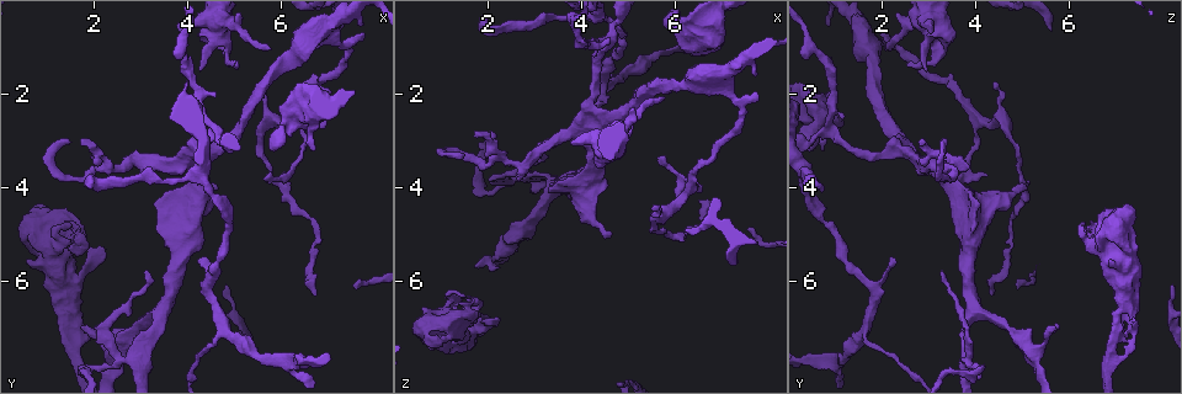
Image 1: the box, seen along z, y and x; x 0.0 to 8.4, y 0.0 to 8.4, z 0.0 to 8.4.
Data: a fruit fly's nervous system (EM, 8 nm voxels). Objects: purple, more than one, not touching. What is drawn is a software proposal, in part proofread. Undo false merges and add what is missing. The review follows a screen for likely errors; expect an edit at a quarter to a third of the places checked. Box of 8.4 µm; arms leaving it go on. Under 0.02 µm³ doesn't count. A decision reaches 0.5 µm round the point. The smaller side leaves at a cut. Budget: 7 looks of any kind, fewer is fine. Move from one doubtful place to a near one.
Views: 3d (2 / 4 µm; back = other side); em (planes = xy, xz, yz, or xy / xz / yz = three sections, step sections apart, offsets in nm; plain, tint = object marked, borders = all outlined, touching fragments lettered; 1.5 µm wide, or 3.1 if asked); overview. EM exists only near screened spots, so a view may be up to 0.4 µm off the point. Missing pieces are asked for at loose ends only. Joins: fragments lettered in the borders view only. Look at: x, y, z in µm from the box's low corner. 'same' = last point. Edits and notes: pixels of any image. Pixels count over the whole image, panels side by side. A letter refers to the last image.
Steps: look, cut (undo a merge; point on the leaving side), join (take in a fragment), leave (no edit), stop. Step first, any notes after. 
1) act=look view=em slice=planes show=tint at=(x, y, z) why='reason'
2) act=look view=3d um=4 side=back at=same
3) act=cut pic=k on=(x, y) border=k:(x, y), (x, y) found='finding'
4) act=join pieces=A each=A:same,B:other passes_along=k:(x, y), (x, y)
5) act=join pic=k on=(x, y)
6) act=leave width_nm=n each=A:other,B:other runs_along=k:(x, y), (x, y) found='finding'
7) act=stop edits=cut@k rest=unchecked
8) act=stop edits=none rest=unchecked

act=look view=em slice=xy step=4 show=borders at=(2.15, 5.20, 6.75) why='an open end'

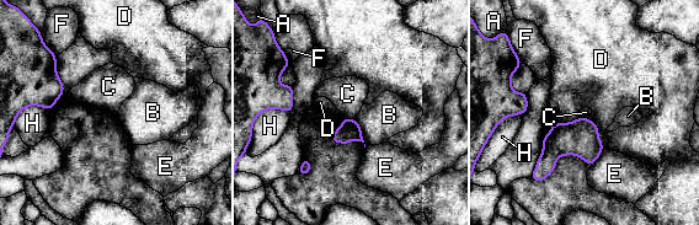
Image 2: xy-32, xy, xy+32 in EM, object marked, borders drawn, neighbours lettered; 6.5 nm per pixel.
act=leave width_nm=140 longest_contact=D:220nm each=A:other,B:other,C:other,D:other,E:other,F:other,H:other found='no lettered fragment goes on from it'

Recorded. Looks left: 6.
act=look view=3d um=2 at=(5.55, 1.85, 4.55) why='branch stops here'

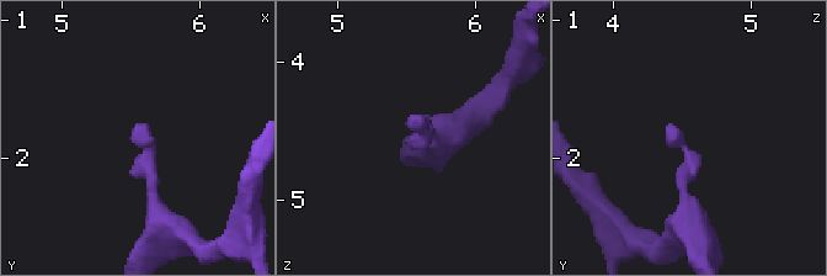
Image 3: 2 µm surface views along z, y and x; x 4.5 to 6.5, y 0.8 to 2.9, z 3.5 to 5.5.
act=look view=em slice=planes show=borders at=(5.54, 1.78, 4.50)

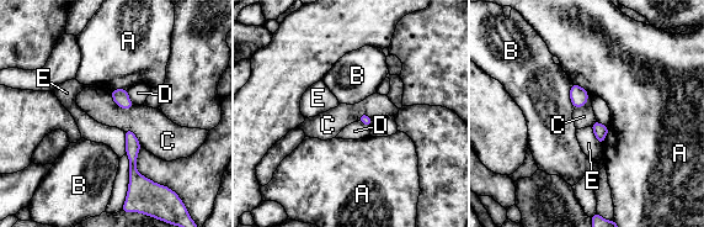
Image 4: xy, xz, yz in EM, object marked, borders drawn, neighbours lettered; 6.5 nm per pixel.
act=leave longest_contact=C:200nm each=A:other,B:other,C:other,D:other,E:other found='no lettered fragment goes on from it'

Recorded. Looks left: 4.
act=look view=em slice=planes show=borders at=(5.70, 3.75, 3.30) why='free end'

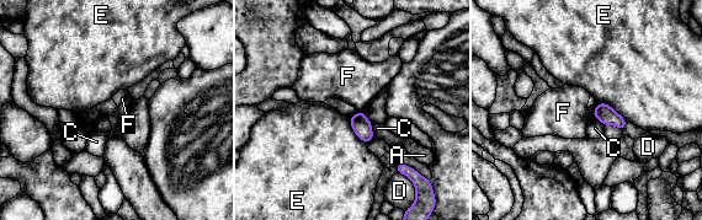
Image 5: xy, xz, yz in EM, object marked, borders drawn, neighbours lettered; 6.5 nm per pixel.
act=leave each=A:other,C:other,D:other,E:other,F:other border=5:(359, 111), (362, 112) found='none of them fits'

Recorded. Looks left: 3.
act=stop edits=none rest=unchecked

